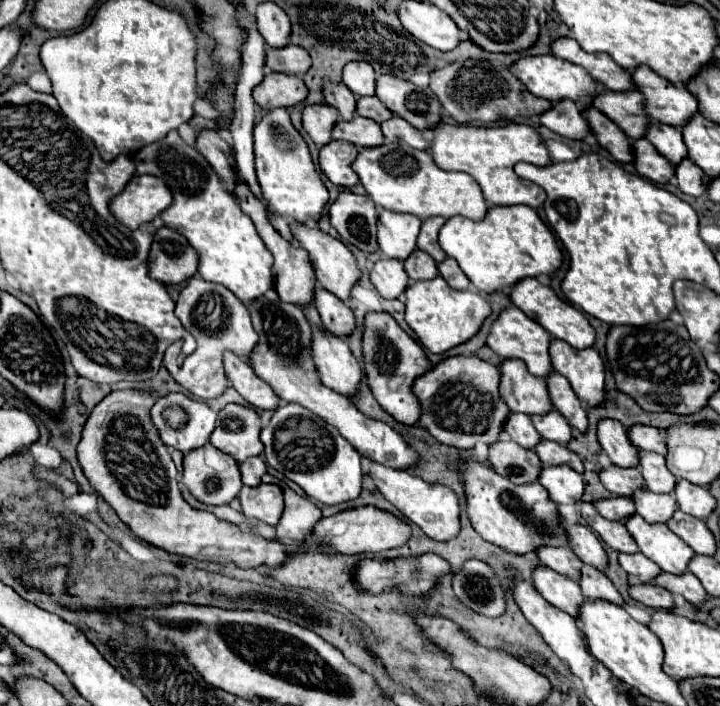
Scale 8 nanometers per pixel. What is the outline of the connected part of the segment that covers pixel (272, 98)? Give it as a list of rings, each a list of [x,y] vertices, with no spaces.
[[[269,73],[259,87],[255,87],[255,103],[263,109],[291,107],[307,97],[307,87],[301,77],[287,73]]]

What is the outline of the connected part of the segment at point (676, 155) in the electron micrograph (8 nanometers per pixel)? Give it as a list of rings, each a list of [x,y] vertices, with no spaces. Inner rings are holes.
[[[651,123],[649,131],[645,135],[663,157],[667,157],[673,165],[687,159],[687,145],[683,141],[683,135],[677,127],[667,127],[663,123]]]

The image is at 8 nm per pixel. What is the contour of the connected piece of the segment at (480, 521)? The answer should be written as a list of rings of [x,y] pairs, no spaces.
[[[467,463],[465,493],[467,493],[467,513],[473,529],[489,543],[513,555],[535,553],[539,547],[569,547],[567,531],[559,521],[557,503],[549,499],[547,489],[535,481],[527,485],[513,485],[509,479],[497,475],[491,467],[481,463]]]

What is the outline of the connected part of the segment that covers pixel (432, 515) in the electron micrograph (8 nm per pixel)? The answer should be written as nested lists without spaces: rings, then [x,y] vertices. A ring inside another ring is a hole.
[[[379,463],[369,465],[369,475],[373,477],[381,495],[387,501],[391,501],[407,517],[407,521],[415,523],[427,537],[431,537],[435,541],[449,541],[459,535],[459,531],[461,531],[459,497],[449,487],[425,483],[423,479],[419,479],[411,473],[405,473],[405,471],[399,473],[389,467],[379,467]]]

